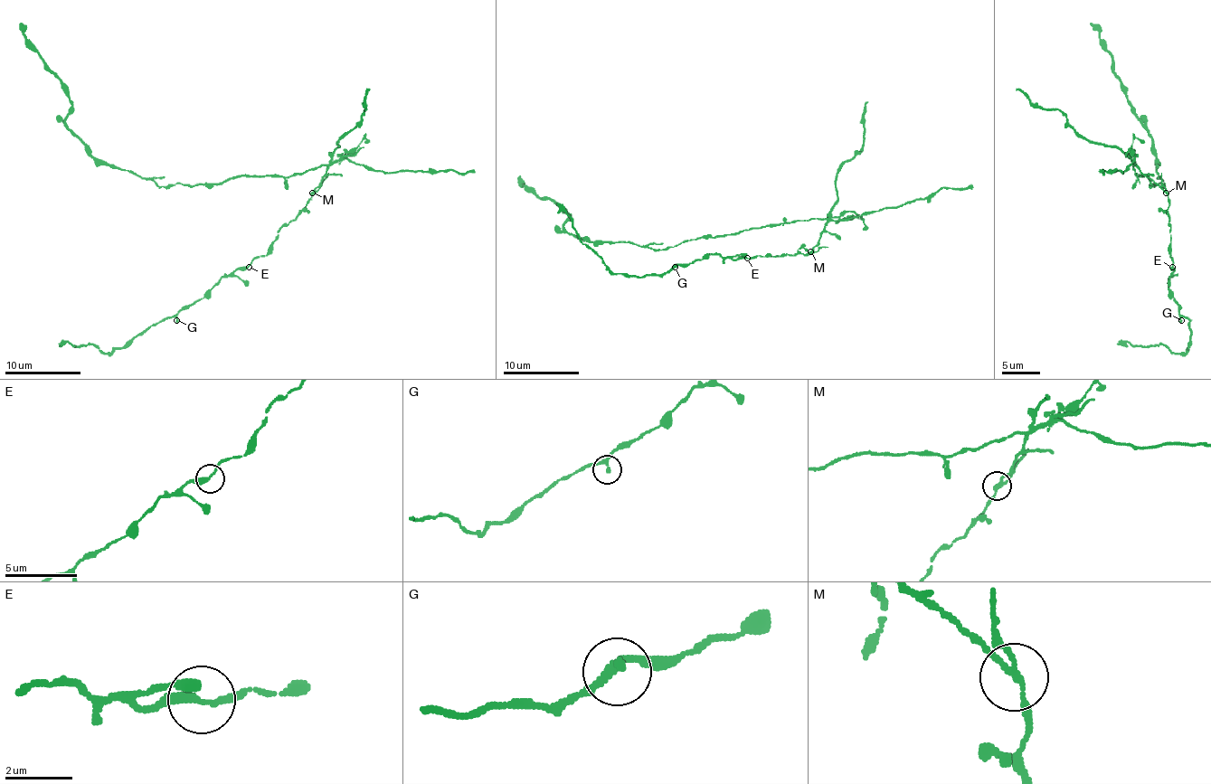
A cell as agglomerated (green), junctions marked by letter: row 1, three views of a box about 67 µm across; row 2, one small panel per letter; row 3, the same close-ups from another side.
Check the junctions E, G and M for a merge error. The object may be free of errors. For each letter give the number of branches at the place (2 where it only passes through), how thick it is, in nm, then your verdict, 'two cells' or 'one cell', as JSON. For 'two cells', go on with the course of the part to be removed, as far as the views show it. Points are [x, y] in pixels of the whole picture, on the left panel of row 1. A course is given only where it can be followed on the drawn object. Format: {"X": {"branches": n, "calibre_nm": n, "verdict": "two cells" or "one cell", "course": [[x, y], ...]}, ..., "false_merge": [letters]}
{"E": {"branches": 2, "calibre_nm": 240, "verdict": "one cell"}, "G": {"branches": 2, "calibre_nm": 200, "verdict": "one cell"}, "M": {"branches": 2, "calibre_nm": 220, "verdict": "two cells", "course": [[313, 193], [326, 165], [290, 176], [192, 185], [163, 185], [102, 165], [66, 125], [66, 87], [21, 23]]}, "false_merge": ["M"]}

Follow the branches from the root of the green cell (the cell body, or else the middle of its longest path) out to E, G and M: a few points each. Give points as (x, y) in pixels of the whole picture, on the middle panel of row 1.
E: (815, 218), (825, 220), (827, 225), (818, 242), (809, 254), (747, 258)
G: (815, 218), (825, 220), (827, 225), (809, 254), (735, 259), (707, 254), (701, 259), (676, 263), (675, 267)
M: (815, 218), (825, 220), (827, 225), (811, 252)

